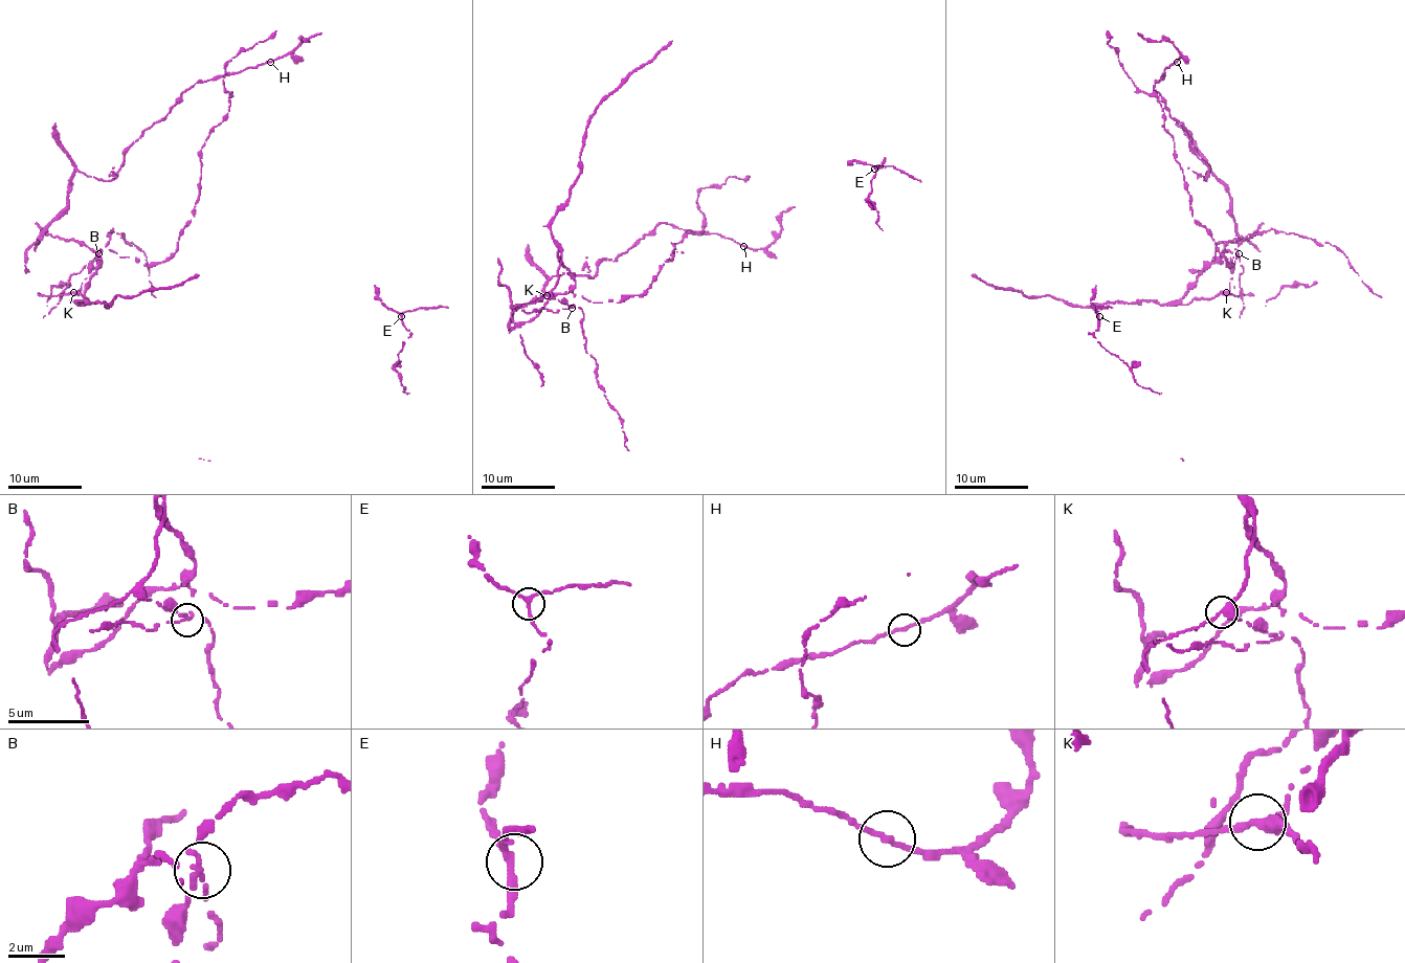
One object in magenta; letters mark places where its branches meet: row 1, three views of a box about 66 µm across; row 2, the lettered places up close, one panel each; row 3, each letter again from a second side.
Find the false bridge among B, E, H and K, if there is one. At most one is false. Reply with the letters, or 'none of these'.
B

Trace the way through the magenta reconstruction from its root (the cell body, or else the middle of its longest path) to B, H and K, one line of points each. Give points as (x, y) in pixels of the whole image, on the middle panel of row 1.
B: (552, 234), (561, 253), (557, 284), (552, 297), (572, 308)
H: (552, 234), (576, 284), (516, 322), (513, 310), (539, 299), (550, 278), (594, 276), (661, 223), (743, 246)
K: (552, 234), (561, 253), (561, 262), (557, 284), (547, 295)

